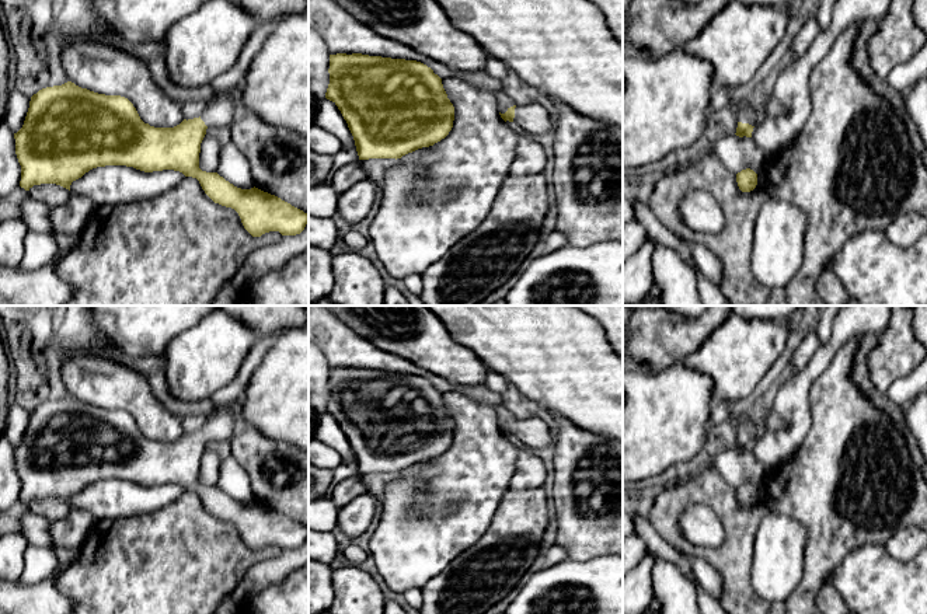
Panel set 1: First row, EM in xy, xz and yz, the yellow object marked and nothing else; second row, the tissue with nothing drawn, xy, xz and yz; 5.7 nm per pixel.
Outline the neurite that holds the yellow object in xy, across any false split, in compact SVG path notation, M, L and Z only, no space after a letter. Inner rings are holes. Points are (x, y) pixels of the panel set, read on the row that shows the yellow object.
M72 81L42 88L31 97L24 125L14 133L15 154L21 165L20 186L29 191L34 185L56 184L70 191L73 181L105 165L126 165L144 172L174 170L196 178L215 203L234 209L252 237L269 231L279 231L282 236L300 234L309 223L309 214L303 210L255 186L241 189L217 172L199 168L201 143L206 129L233 123L238 90L240 87L213 94L199 118L184 119L174 128L154 128L140 119L125 97L98 94Z

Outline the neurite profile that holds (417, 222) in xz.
M447 77L442 80L447 98L454 107L453 128L440 142L397 158L380 175L380 193L373 212L369 241L374 245L381 265L397 279L421 275L487 219L502 182L510 174L517 146L517 130L508 125L496 108L496 95L470 83Z

